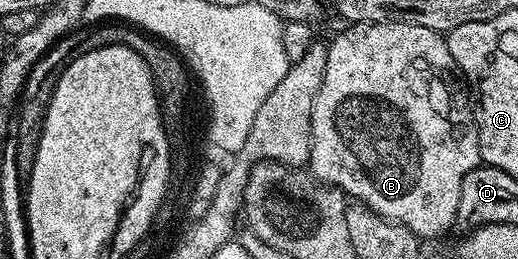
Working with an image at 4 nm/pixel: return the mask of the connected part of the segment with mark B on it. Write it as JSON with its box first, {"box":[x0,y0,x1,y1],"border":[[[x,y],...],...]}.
{"box":[308,21,482,238],"border":[[[359,21],[346,24],[344,27],[346,29],[334,41],[328,42],[329,54],[323,75],[323,87],[319,87],[319,95],[315,95],[315,103],[311,111],[311,151],[308,172],[312,173],[318,181],[332,185],[334,189],[340,189],[346,198],[366,205],[371,211],[386,217],[388,221],[406,225],[411,232],[417,234],[418,238],[433,237],[436,233],[443,232],[449,224],[452,226],[456,222],[463,179],[467,179],[472,169],[482,164],[475,109],[471,104],[470,94],[468,97],[461,90],[462,82],[455,72],[449,42],[431,27],[419,27],[406,21]]]}

